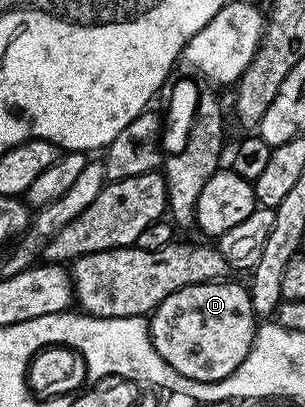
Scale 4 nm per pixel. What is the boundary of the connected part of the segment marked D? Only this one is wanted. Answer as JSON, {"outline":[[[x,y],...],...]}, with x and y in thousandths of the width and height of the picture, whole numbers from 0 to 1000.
{"outline":[[[757,686],[607,700],[564,715],[505,767],[489,771],[485,806],[498,853],[590,921],[643,931],[679,951],[748,931],[813,872],[833,840],[839,781],[803,698]]]}

